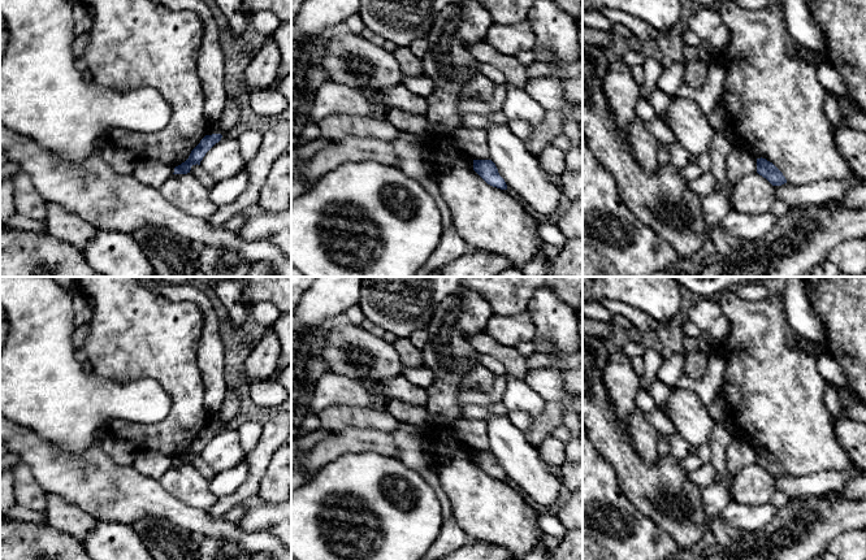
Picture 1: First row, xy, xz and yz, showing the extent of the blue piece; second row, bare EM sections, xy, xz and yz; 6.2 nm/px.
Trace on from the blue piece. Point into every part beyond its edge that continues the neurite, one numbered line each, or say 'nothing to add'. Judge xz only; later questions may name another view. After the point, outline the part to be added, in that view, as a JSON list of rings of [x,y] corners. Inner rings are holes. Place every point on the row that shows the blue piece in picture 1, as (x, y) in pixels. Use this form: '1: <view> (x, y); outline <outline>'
nothing to add

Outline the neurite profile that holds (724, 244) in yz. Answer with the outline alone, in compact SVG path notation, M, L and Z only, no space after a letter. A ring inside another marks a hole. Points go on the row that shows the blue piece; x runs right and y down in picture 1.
M719 225L711 230L709 240L723 257L731 255L736 249L737 244L737 239L727 234Z

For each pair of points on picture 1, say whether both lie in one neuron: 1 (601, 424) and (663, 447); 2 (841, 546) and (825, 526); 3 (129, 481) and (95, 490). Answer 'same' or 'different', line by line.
1: different
2: different
3: same

